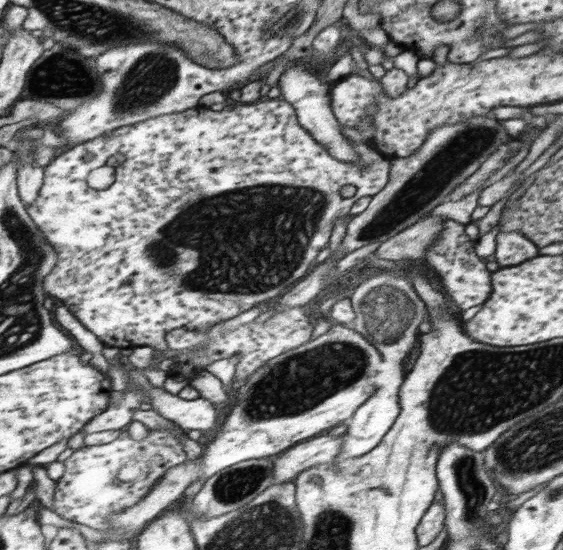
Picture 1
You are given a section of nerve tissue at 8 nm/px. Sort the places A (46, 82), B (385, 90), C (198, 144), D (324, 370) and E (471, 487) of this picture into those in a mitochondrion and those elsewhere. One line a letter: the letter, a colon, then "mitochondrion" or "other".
A: mitochondrion
B: other
C: other
D: mitochondrion
E: mitochondrion

